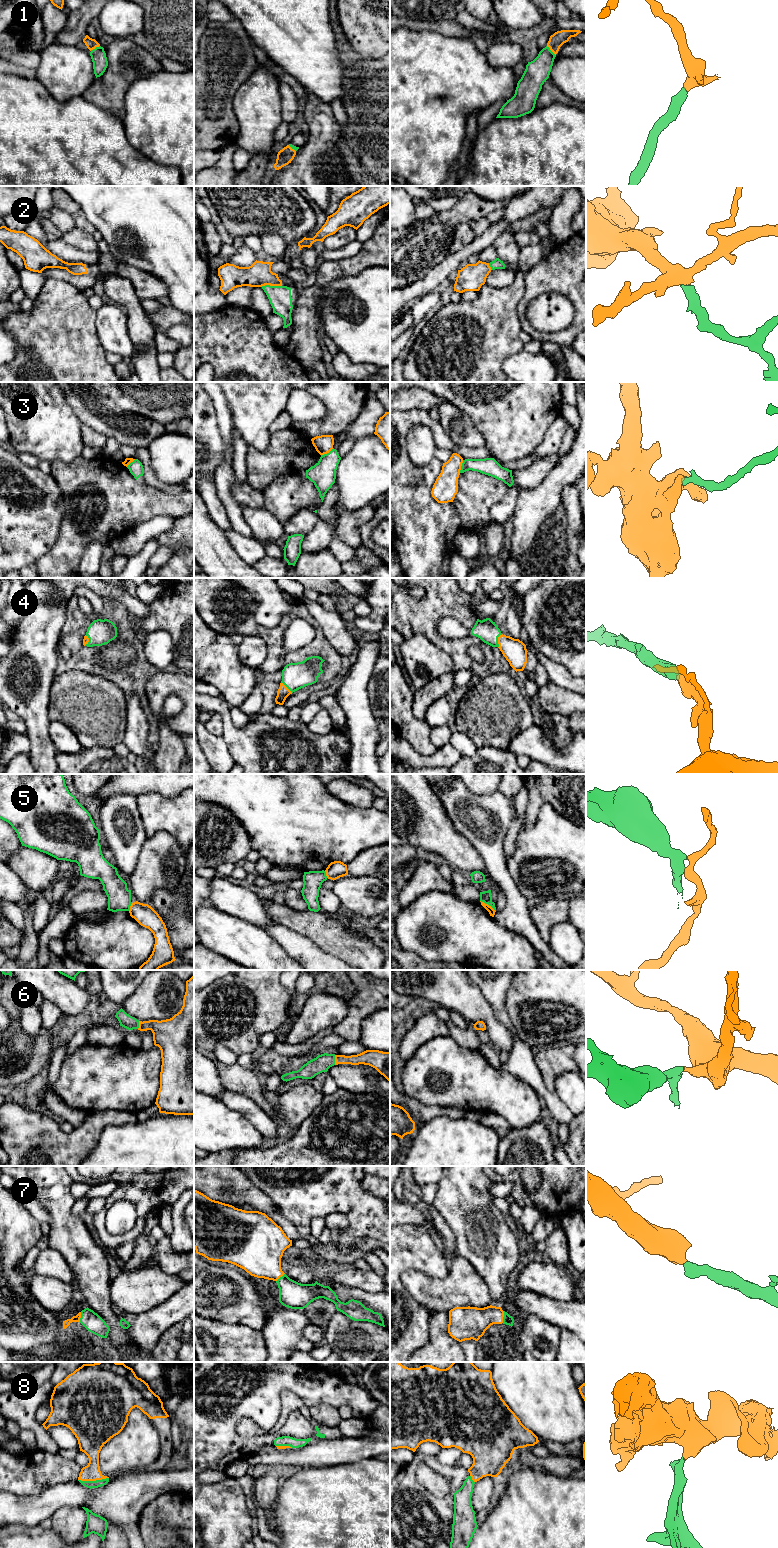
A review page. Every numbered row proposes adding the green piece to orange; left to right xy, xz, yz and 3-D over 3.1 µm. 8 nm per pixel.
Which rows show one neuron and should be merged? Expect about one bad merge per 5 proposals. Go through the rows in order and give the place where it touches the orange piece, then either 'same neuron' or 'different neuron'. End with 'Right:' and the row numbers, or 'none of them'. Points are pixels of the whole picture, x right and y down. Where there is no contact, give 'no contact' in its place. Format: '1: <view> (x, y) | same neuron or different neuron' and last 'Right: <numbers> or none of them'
1: yz (550, 49) | same neuron
2: xz (271, 285) | same neuron
3: yz (460, 466) | different neuron
4: yz (498, 640) | same neuron
5: yz (487, 904) | different neuron
6: xz (335, 1060) | same neuron
7: yz (503, 1316) | same neuron
8: xy (93, 1480) | same neuron
Right: 1, 2, 4, 6, 7, 8

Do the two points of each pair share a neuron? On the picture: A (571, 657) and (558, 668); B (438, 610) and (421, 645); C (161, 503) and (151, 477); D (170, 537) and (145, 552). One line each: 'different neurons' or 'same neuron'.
A: different neurons
B: different neurons
C: different neurons
D: different neurons

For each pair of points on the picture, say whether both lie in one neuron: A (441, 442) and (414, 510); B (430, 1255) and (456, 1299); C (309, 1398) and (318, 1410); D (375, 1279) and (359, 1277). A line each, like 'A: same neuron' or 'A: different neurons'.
A: same neuron
B: different neurons
C: different neurons
D: same neuron

